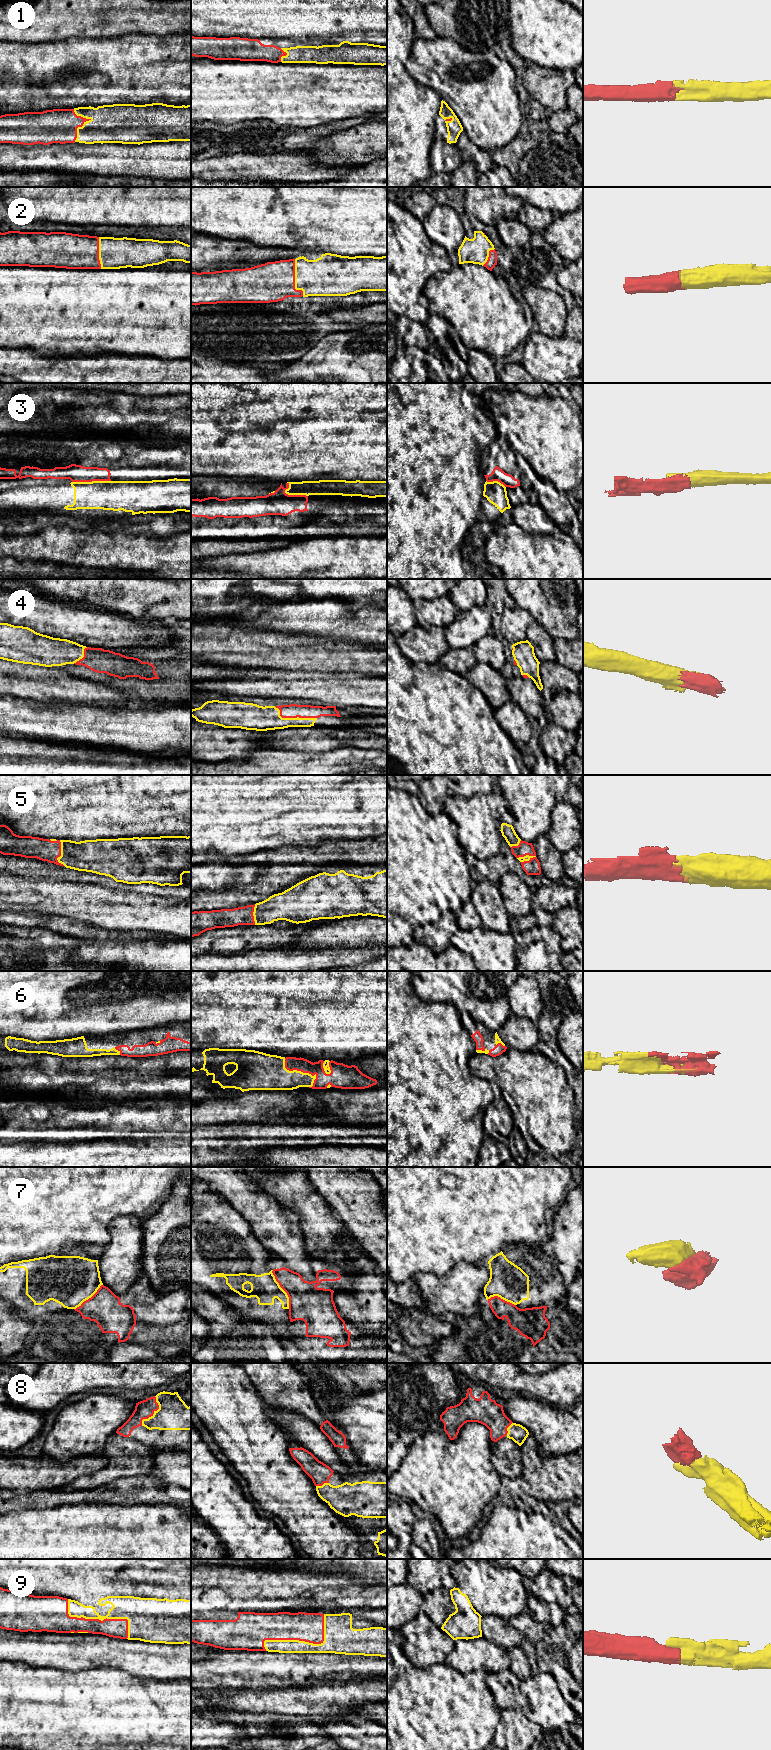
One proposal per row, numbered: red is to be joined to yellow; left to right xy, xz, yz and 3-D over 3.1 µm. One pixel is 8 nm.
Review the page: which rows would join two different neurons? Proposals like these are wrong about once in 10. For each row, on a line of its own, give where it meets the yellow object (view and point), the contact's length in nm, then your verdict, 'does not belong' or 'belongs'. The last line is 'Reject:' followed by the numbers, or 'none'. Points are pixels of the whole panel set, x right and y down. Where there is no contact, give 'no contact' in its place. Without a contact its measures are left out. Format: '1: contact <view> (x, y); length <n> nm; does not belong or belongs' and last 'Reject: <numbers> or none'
1: contact xy (83, 124); length 260 nm; belongs
2: contact xz (295, 279); length 300 nm; belongs
3: contact xy (92, 481); length 320 nm; does not belong
4: contact xz (293, 718); length 360 nm; belongs
5: contact yz (526, 855); length 150 nm; belongs
6: contact xz (300, 1071); length 320 nm; belongs
7: contact xz (282, 1289); length 340 nm; does not belong
8: contact xy (154, 1413); length 260 nm; belongs
9: contact xz (304, 1641); length 550 nm; belongs
Reject: 3, 7

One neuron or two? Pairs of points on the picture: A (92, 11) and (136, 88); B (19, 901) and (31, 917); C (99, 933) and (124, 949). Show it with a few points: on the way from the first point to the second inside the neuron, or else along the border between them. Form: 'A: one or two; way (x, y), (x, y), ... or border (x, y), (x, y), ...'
A: two; border (130, 33), (109, 37), (83, 37)
B: two; border (10, 910), (37, 911), (50, 915)
C: two; border (85, 939), (133, 939)

